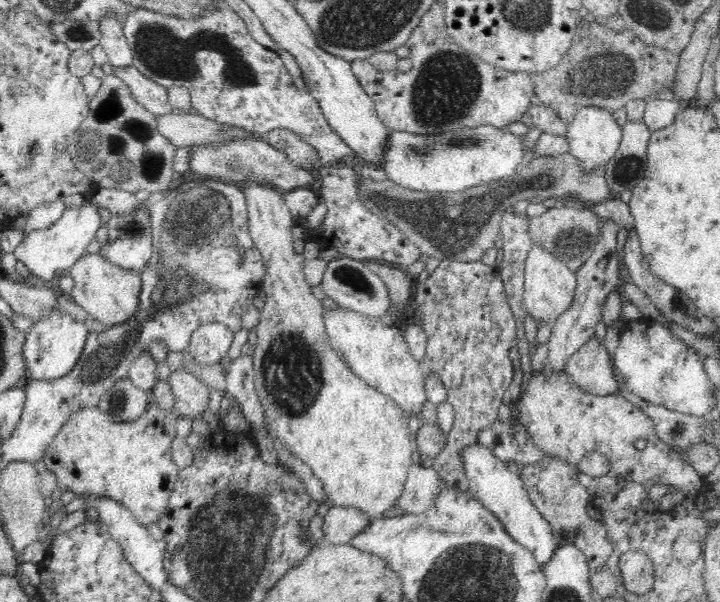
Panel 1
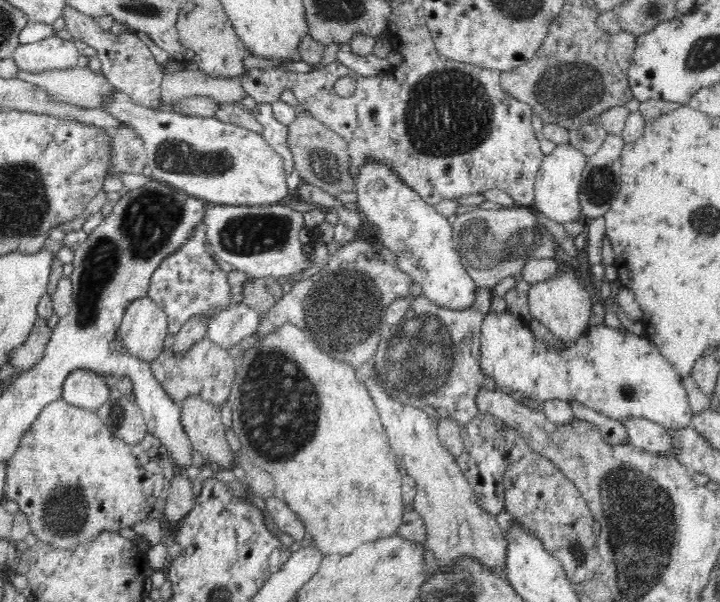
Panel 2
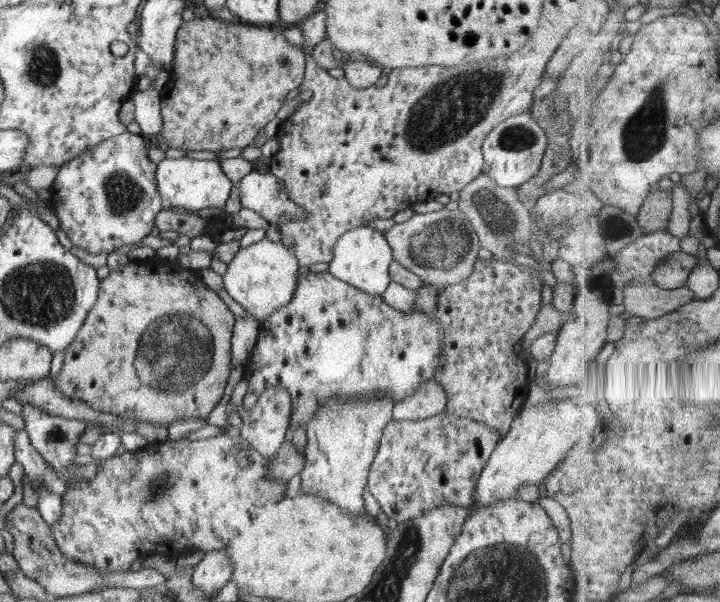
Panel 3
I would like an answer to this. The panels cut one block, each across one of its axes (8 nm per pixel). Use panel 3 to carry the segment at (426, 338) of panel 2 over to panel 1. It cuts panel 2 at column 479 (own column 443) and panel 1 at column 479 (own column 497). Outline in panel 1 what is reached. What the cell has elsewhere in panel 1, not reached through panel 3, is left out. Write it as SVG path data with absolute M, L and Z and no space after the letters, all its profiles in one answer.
M452 258L444 259L440 261L438 267L429 274L429 277L422 282L418 282L416 287L416 294L414 294L414 300L416 301L416 311L420 324L423 326L424 332L426 333L426 346L425 346L425 355L421 360L420 364L422 369L427 372L436 372L440 382L444 384L447 392L447 401L450 406L454 409L454 422L452 423L452 428L447 434L446 445L444 450L439 452L435 457L432 457L432 468L436 470L438 476L441 480L446 480L447 486L450 489L461 490L462 492L467 492L469 488L469 480L466 476L466 471L464 471L464 462L462 452L477 440L477 434L480 430L485 429L487 426L490 426L492 423L495 423L498 418L498 408L503 402L504 391L512 383L513 379L513 364L510 360L510 348L517 346L517 322L509 302L507 299L506 291L504 290L504 285L501 279L501 274L498 271L497 267L485 265L481 261L474 262L459 262L454 261Z

